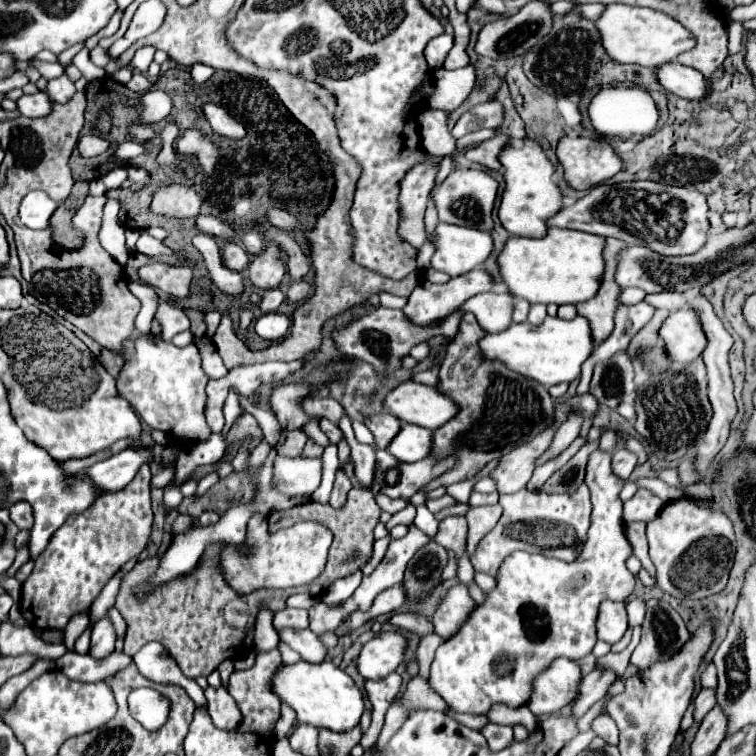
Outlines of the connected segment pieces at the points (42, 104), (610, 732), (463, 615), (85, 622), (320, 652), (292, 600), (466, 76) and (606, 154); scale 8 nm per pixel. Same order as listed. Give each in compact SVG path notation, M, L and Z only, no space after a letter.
M45 93L35 95L23 95L17 99L17 109L23 117L43 117L51 111L51 101Z
M601 713L599 717L595 717L593 723L591 723L591 729L593 729L595 735L601 737L605 743L617 745L617 741L619 741L619 729L617 729L615 721L613 721L607 713Z
M465 585L453 587L433 617L433 625L435 625L433 633L435 635L439 633L441 639L453 637L469 619L471 611L475 611L475 607L477 603L471 599Z
M87 609L85 613L75 613L71 619L69 619L69 623L67 623L67 627L65 627L65 645L69 647L69 649L73 649L73 643L75 643L75 639L89 627L89 623L91 623L91 611Z
M281 629L279 639L283 643L287 643L291 649L295 649L303 661L317 663L317 661L325 659L327 649L317 639L317 635L311 633L311 629Z
M295 594L291 595L289 599L287 599L287 605L289 607L305 607L305 609L309 609L313 603L315 603L315 599L311 597L311 595L307 594Z
M469 65L455 69L455 71L437 69L435 71L435 91L425 101L425 107L451 113L471 93L473 85L475 85L475 69Z
M561 137L557 159L563 165L563 177L573 189L591 189L611 179L621 169L621 159L607 141L589 137Z

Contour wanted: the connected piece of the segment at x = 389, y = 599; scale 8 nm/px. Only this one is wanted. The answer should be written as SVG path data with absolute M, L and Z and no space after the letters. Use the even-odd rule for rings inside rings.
M393 585L393 587L381 591L375 597L375 601L373 601L373 605L371 605L371 609L368 611L369 616L370 618L376 618L382 614L391 613L399 609L403 601L405 601L405 597L403 597L401 585Z

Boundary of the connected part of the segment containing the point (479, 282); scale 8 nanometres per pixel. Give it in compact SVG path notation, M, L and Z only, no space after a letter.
M473 269L469 273L463 273L455 279L449 279L447 283L443 285L435 285L435 283L429 283L429 281L421 281L413 293L409 295L409 301L407 305L403 307L403 313L405 317L413 323L413 325L419 325L419 327L427 327L427 325L433 325L433 323L439 323L443 319L447 319L449 315L457 313L463 303L467 299L471 299L473 295L477 293L483 293L483 291L489 291L491 289L491 277L485 273L485 269Z

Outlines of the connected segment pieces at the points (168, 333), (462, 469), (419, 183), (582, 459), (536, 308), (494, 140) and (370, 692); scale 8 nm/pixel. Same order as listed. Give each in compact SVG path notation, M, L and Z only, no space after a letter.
M159 299L159 309L157 309L155 317L161 321L161 325L163 325L163 335L161 337L167 339L167 341L171 341L177 333L189 329L189 319L183 313L183 309L173 307L171 303L165 303L161 299Z
M465 313L461 317L459 333L449 343L445 361L441 363L437 389L453 399L453 403L459 407L459 413L433 431L431 455L441 459L453 455L457 461L453 469L429 481L423 487L425 493L441 485L447 487L473 477L485 463L503 457L515 445L527 443L531 437L547 429L547 425L551 425L553 421L553 401L543 385L527 377L519 377L517 373L507 371L499 363L481 361L477 341L483 335L485 333L481 327L477 327L475 315Z
M420 163L407 171L405 179L401 181L399 191L399 235L413 247L419 249L427 235L425 235L425 209L435 177L439 173L439 165Z
M587 443L583 445L577 455L567 463L563 465L559 471L555 471L543 485L543 491L547 493L575 493L577 487L583 483L585 479L585 469L587 469L587 459L593 451L597 451L597 443Z
M531 305L531 311L529 311L529 323L533 325L539 325L543 323L543 319L547 317L547 307L545 305Z
M495 135L483 143L479 143L477 147L473 149L467 149L465 151L465 157L469 161L475 161L487 169L499 169L499 161L497 161L497 155L499 151L503 149L503 145L507 143L507 135Z
M391 673L385 679L379 679L379 681L365 681L365 693L367 693L367 697L371 701L371 707L373 707L373 719L371 719L371 727L367 729L367 733L361 739L361 747L364 750L369 749L381 733L385 713L387 713L389 705L393 703L393 699L397 697L399 689L401 689L399 679L401 677L397 673Z

